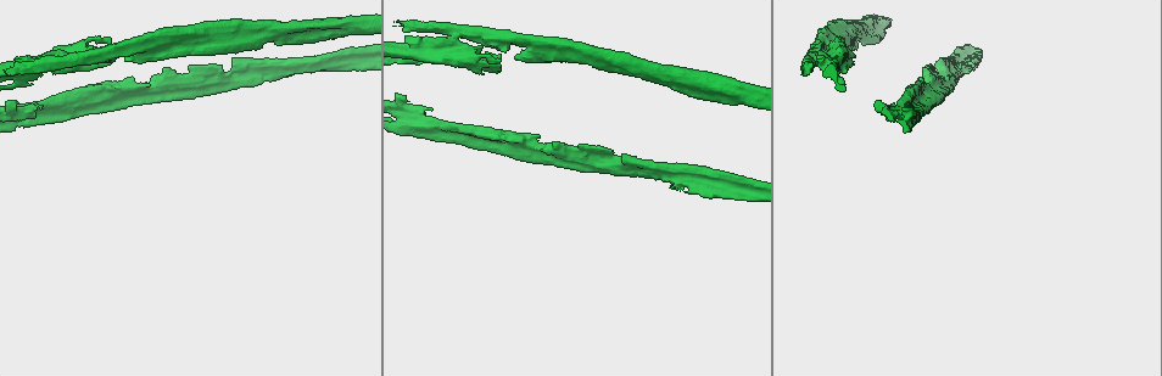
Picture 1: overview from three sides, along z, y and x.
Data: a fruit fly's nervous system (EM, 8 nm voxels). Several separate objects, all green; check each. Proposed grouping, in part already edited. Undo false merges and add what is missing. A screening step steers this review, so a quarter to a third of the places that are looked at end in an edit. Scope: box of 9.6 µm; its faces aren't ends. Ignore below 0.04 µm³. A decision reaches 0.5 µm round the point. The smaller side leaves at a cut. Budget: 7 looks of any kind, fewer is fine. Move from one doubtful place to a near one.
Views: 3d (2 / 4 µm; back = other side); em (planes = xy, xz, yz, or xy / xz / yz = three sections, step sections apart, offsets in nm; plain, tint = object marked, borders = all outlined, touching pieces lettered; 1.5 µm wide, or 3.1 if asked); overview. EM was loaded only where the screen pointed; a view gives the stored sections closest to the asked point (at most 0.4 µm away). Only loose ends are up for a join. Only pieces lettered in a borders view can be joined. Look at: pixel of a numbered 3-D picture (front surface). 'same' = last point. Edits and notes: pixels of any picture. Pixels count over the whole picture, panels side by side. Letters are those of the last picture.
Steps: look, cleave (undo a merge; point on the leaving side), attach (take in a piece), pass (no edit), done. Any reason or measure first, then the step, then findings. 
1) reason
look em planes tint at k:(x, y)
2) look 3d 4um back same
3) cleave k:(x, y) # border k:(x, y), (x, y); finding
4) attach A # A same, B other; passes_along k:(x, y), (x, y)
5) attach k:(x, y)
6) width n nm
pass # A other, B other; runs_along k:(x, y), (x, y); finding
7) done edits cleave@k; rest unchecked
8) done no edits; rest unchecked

closes a loop
look em planes borders at 1:(498, 147)

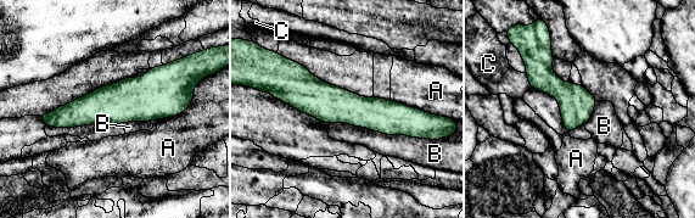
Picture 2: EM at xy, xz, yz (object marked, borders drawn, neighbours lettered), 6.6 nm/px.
pass # A other, B other, C other; border 2:(324, 122), (443, 138); one neuron here

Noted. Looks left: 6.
an open end
look 3d 4um at 1:(562, 59)

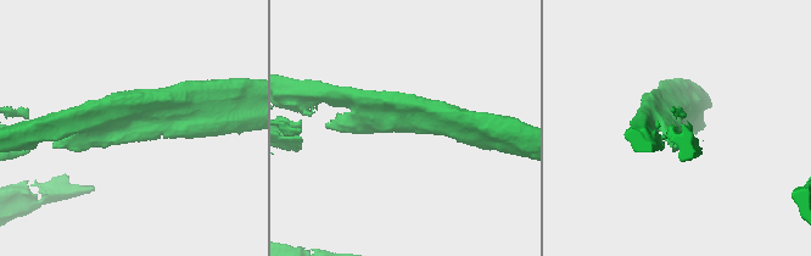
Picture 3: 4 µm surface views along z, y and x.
look em planes plain at 3:(131, 141)

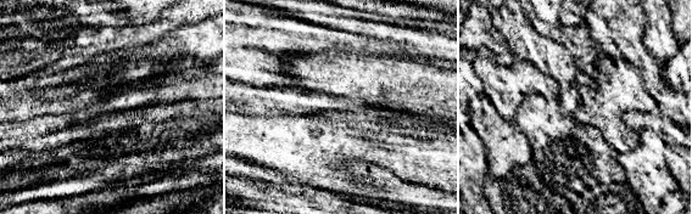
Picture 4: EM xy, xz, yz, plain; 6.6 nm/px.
see the neighbours
look em planes borders same

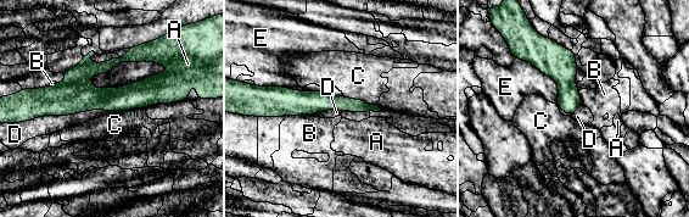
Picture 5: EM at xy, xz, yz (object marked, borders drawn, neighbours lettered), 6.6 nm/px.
pass # A other, B other, C other, D other, E other; runs_along 5:(190, 79), (121, 99), (50, 101); no lettered piece goes on from it

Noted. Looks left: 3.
stops while still wide
look em planes tint at 1:(873, 43)

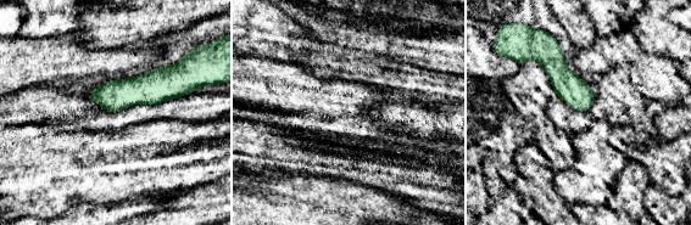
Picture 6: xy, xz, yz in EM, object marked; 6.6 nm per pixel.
see the neighbours
look em planes borders same

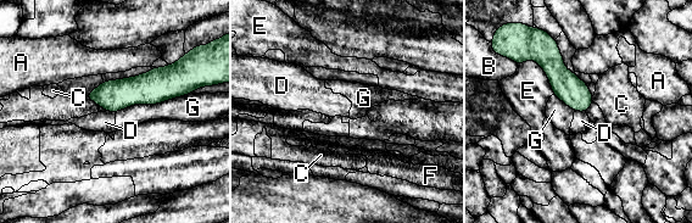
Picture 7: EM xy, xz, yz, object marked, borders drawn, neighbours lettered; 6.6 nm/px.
pass # A other, B other, C other, D other, E other, F other, G other; no lettered piece goes on from it

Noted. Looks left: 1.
done no edits; rest unchecked

